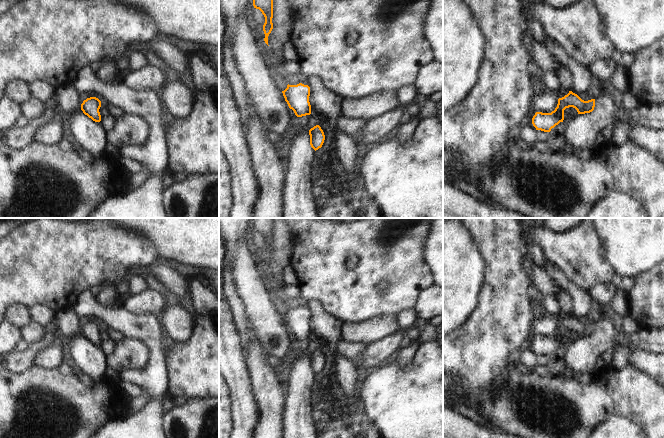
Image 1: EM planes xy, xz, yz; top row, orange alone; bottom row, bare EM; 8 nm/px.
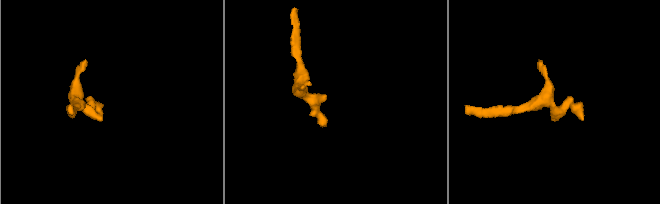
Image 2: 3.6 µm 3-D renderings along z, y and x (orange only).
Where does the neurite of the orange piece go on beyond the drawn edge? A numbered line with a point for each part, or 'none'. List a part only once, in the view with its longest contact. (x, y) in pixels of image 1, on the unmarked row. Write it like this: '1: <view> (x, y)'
none

